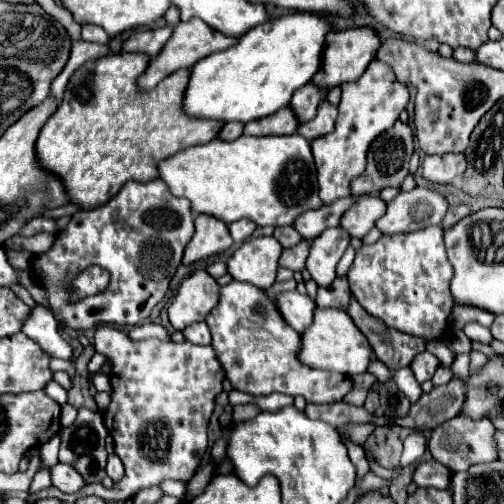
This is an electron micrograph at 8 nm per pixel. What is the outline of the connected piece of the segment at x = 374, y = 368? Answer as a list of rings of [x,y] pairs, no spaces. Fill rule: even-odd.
[[[380,360],[372,361],[368,367],[368,372],[374,374],[381,382],[386,381],[391,377],[391,371]]]

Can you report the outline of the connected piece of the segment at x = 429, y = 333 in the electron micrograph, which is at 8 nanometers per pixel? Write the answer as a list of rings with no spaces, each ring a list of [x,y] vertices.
[[[430,226],[416,232],[382,236],[376,244],[356,250],[348,272],[348,284],[358,304],[388,328],[404,334],[438,340],[448,332],[448,316],[456,304],[450,292],[454,268],[444,248],[444,230]]]

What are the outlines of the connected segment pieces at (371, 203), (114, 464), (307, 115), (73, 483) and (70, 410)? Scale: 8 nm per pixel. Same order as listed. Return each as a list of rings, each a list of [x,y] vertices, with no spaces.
[[[378,196],[356,198],[356,202],[340,218],[340,228],[352,238],[362,238],[368,230],[374,228],[376,220],[384,214],[384,208],[386,202]]]
[[[110,454],[108,456],[108,468],[106,470],[108,470],[108,476],[114,482],[118,482],[124,476],[124,466],[122,466],[122,462],[120,462],[120,458],[116,454]]]
[[[306,84],[304,88],[300,88],[300,92],[296,92],[296,96],[292,96],[292,110],[296,112],[300,122],[308,122],[316,116],[320,102],[326,98],[328,90],[326,88],[318,88],[316,84]]]
[[[56,464],[54,468],[50,468],[50,478],[52,486],[56,486],[60,492],[70,494],[84,488],[84,480],[80,480],[78,472],[70,464]]]
[[[66,403],[65,405],[63,405],[60,415],[61,425],[63,427],[71,426],[77,417],[77,413],[78,410],[71,404]]]

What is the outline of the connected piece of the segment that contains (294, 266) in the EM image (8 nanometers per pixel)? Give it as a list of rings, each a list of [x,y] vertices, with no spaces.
[[[302,240],[300,244],[282,250],[282,256],[280,256],[280,260],[278,260],[278,266],[288,268],[288,270],[292,270],[292,272],[304,270],[304,260],[306,260],[306,258],[308,258],[308,242]]]

